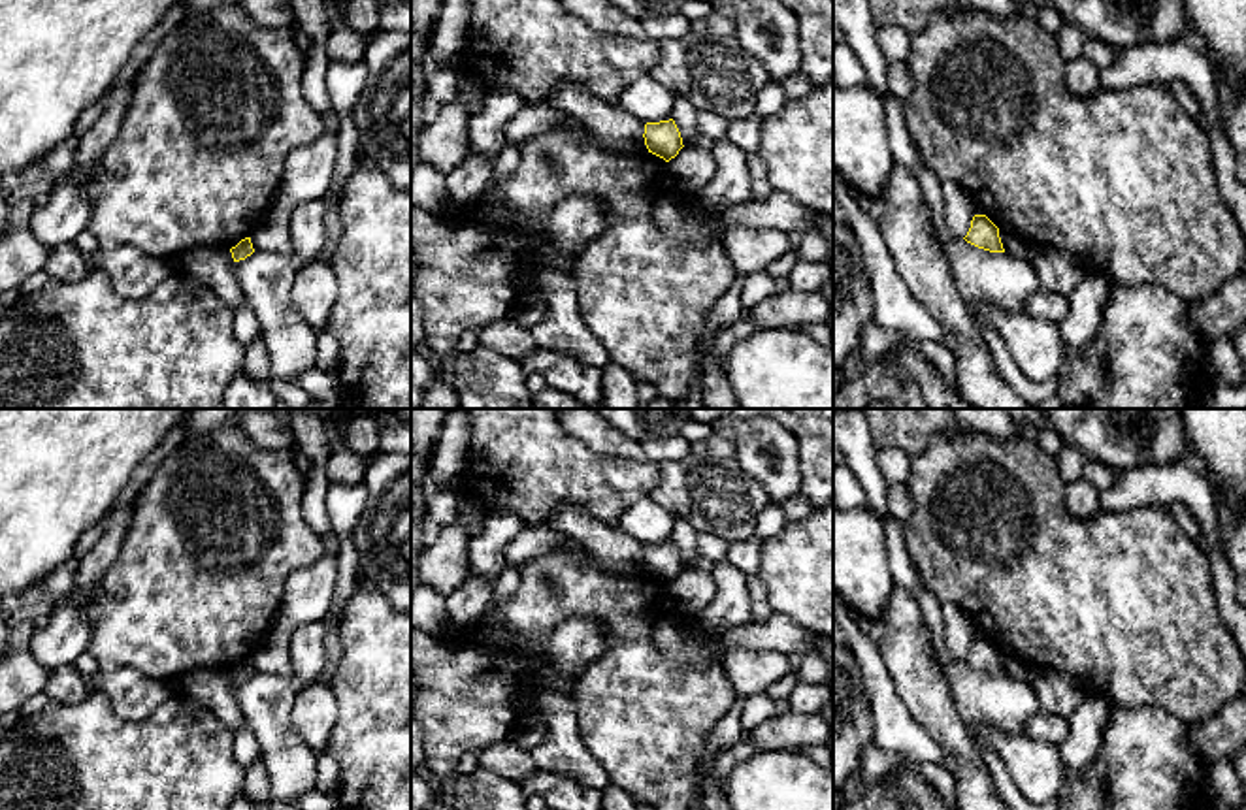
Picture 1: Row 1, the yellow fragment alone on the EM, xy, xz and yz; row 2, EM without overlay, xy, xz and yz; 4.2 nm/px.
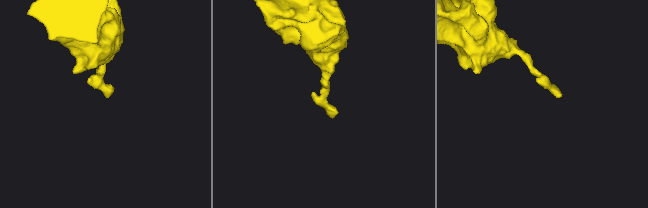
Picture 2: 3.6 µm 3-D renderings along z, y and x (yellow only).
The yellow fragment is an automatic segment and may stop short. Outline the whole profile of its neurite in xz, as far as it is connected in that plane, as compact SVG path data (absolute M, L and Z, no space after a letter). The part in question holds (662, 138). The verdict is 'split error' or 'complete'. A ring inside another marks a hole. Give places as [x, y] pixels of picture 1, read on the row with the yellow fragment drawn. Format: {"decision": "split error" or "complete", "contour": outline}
{"decision": "complete", "contour": "M673 119L660 122L647 122L643 138L648 153L664 158L665 162L675 158L679 151L684 147L680 132Z"}

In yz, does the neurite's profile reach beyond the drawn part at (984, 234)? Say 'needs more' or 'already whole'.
already whole

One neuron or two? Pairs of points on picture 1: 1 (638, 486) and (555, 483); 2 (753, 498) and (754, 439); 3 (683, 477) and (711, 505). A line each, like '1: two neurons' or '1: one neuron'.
1: one neuron
2: two neurons
3: one neuron

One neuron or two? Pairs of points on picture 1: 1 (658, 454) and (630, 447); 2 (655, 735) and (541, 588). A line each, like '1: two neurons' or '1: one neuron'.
1: two neurons
2: one neuron

